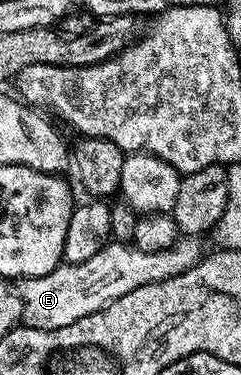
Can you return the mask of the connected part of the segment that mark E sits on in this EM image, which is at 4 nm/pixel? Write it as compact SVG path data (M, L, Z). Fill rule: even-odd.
M180 237L169 249L147 253L131 243L108 241L101 250L93 253L93 257L89 257L89 261L64 262L45 273L45 277L22 280L17 287L19 296L23 298L22 322L37 329L61 329L61 325L73 325L73 321L97 313L102 307L117 301L117 297L125 297L125 293L133 293L133 289L139 289L141 285L185 273L185 269L199 262L205 254L205 248L199 243L202 242L195 237Z

